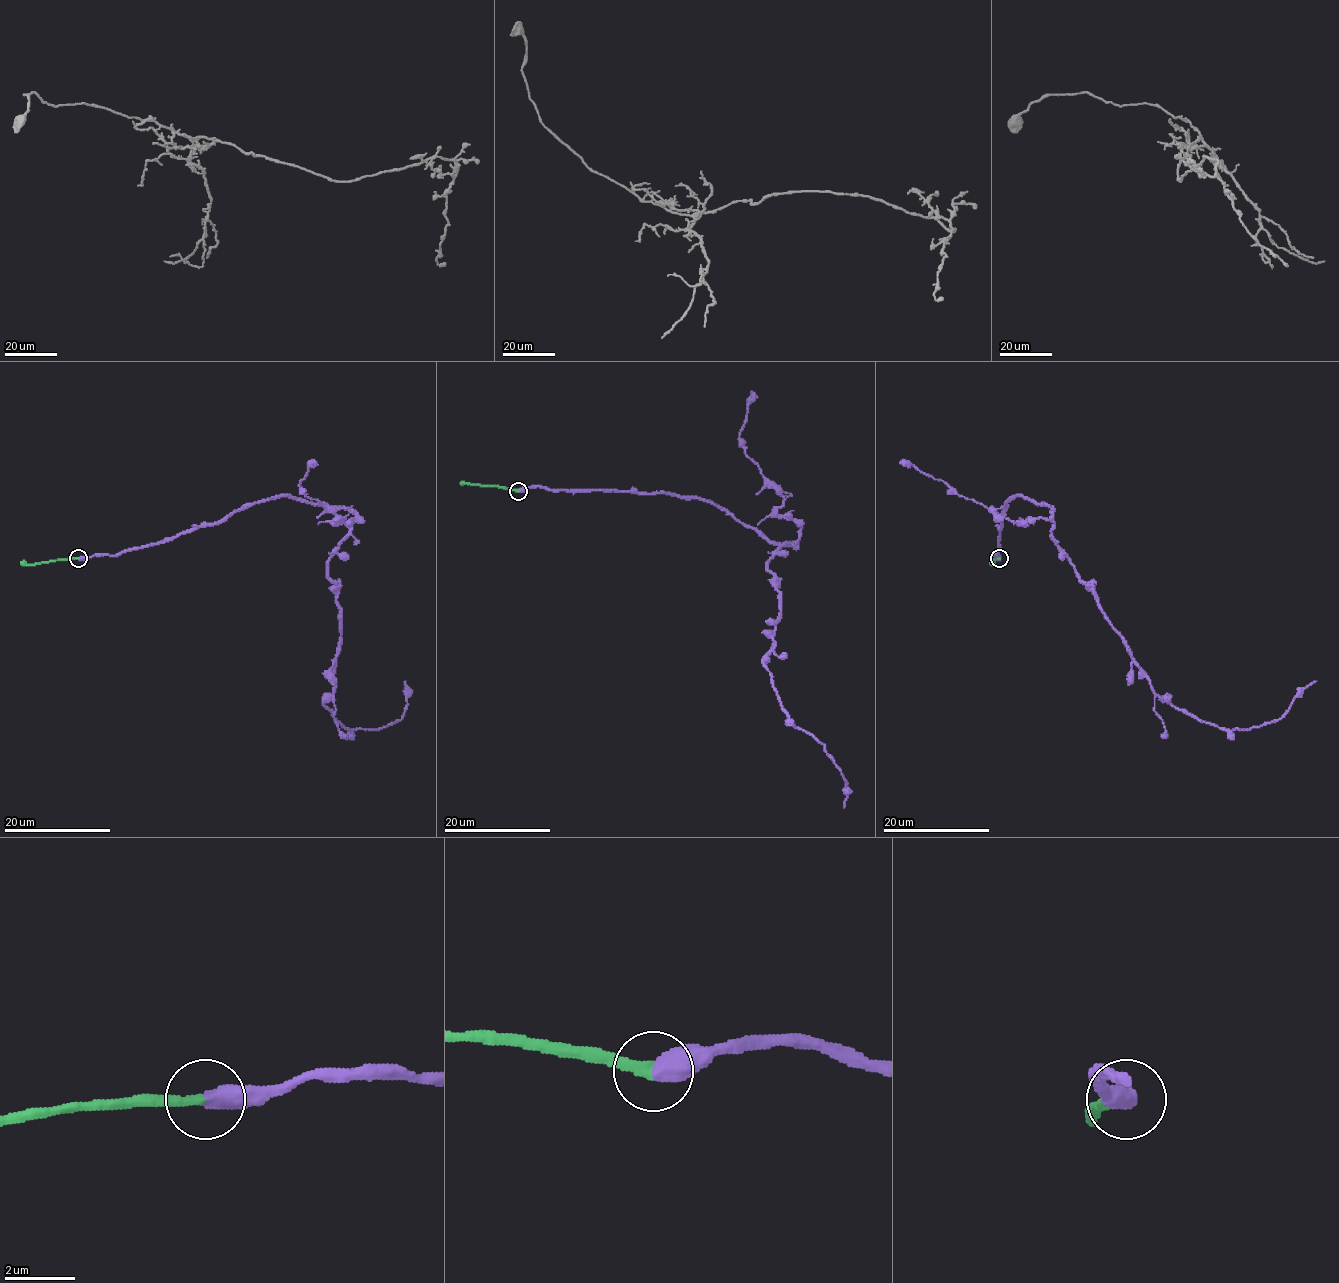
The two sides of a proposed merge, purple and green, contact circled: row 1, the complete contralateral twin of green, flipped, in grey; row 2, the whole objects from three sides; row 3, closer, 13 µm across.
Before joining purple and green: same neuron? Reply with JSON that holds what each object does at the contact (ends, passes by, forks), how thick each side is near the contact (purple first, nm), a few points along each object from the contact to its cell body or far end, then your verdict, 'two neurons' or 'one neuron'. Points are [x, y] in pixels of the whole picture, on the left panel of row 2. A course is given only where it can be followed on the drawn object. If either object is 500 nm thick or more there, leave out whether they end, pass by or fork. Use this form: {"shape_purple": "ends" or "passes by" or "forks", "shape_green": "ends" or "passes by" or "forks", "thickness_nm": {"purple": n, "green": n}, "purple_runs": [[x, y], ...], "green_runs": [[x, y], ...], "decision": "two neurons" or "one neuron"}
{"thickness_nm": {"purple": 600, "green": 320}, "purple_runs": [[79, 559], [279, 495], [348, 508], [324, 705], [381, 729], [404, 681]], "green_runs": [[79, 559], [34, 564], [20, 561]], "decision": "one neuron"}

